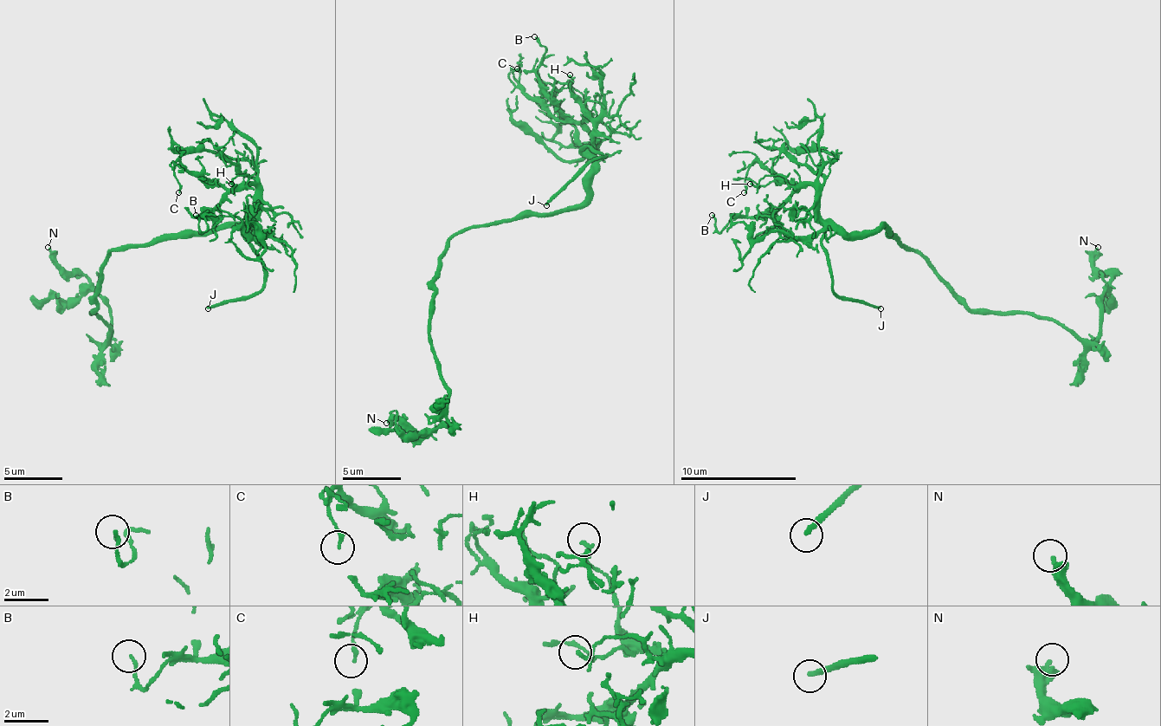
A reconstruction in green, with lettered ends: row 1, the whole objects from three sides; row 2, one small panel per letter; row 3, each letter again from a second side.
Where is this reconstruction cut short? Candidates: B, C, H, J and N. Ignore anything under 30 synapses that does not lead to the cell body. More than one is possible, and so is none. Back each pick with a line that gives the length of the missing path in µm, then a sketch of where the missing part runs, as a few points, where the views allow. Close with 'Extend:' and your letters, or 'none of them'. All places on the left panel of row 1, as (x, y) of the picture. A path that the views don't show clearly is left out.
J: missing 70 µm
Extend: J

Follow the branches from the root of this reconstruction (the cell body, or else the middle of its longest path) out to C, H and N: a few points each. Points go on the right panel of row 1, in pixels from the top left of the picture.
C: (904, 247), (883, 227), (874, 233), (834, 230), (819, 212), (813, 186), (784, 184), (755, 160), (744, 192)
H: (904, 247), (883, 227), (874, 233), (834, 230), (819, 212), (813, 186), (790, 186), (778, 174), (750, 184)
N: (904, 247), (970, 308), (1026, 311), (1086, 340), (1098, 334), (1098, 296), (1110, 279), (1095, 265), (1098, 247)

